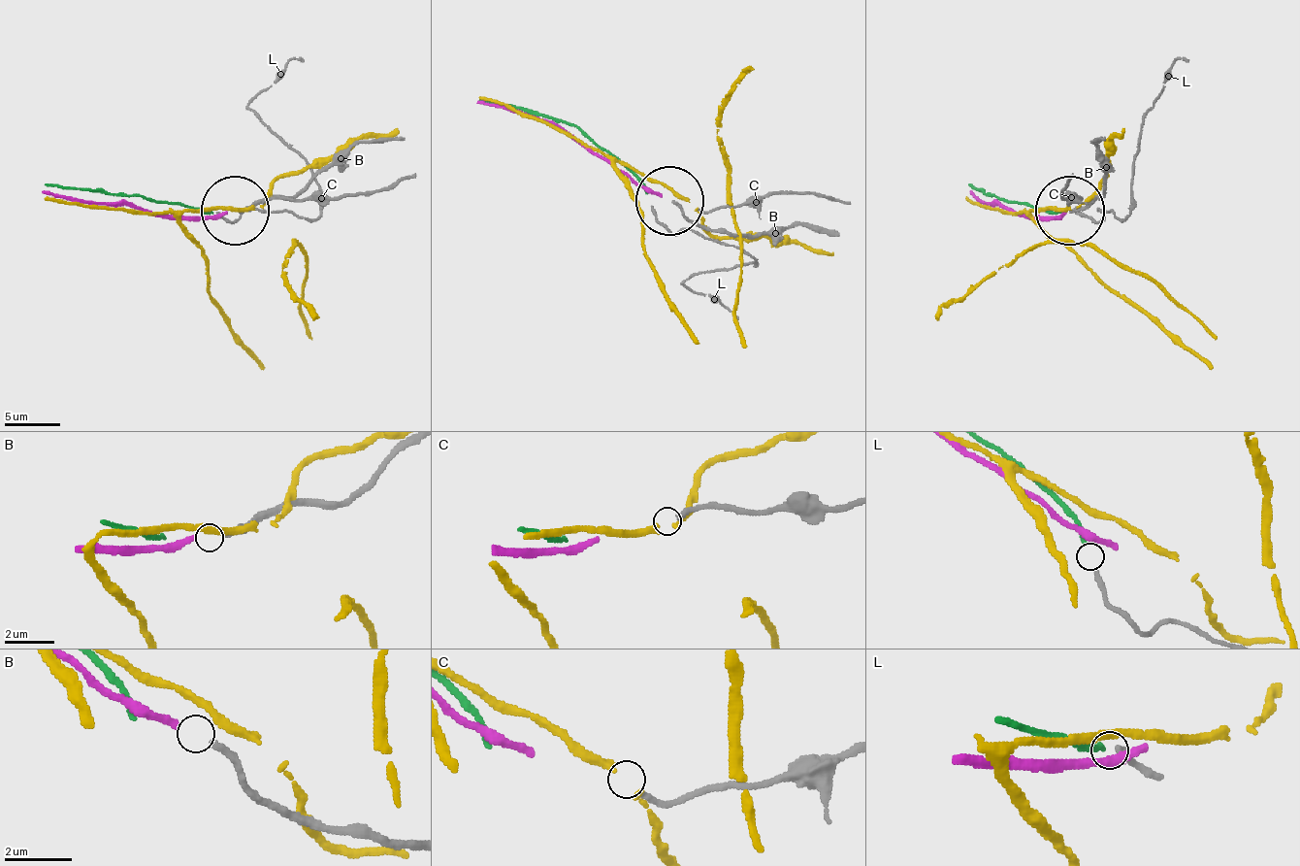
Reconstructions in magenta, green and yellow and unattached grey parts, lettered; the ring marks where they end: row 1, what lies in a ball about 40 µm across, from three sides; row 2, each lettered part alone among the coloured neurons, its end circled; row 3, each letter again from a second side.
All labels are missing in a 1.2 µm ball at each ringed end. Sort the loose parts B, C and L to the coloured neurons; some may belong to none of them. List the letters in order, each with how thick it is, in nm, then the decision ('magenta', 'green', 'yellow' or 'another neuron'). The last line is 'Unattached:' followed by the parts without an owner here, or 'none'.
B: 220 nm thick; magenta
C: 180 nm thick; another neuron
L: 220 nm thick; green
Unattached: C

